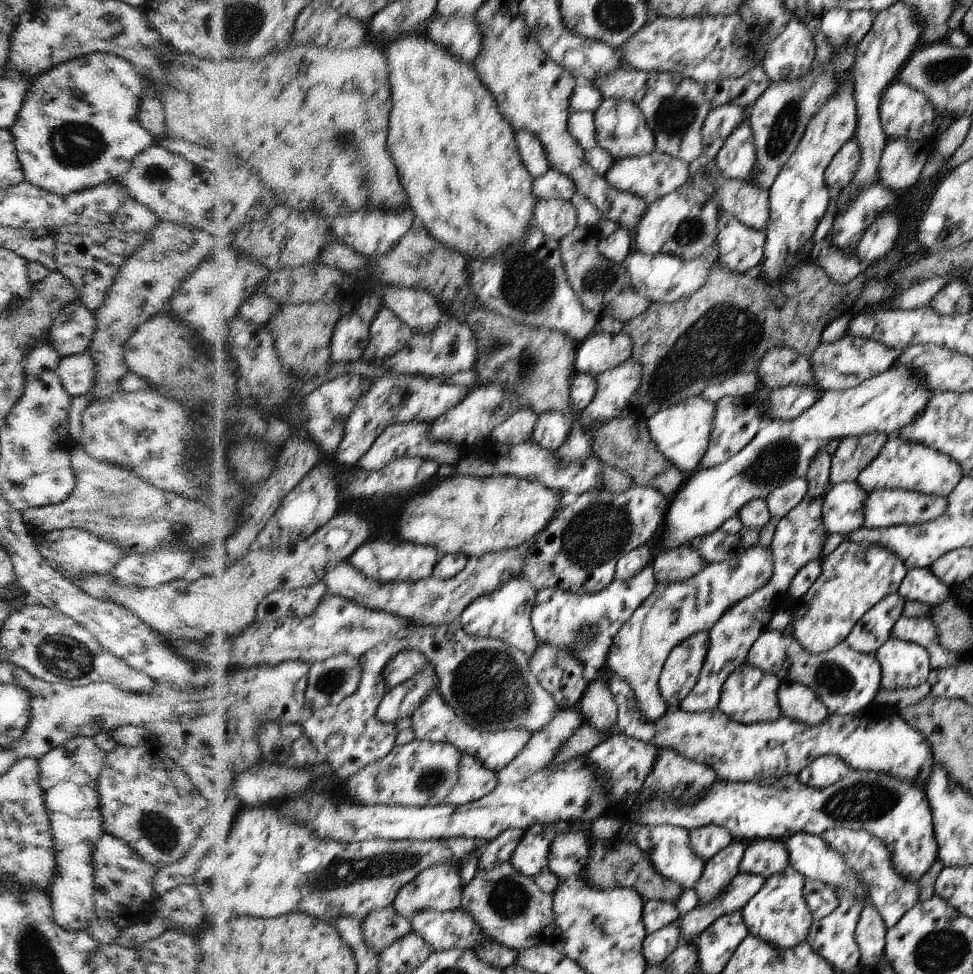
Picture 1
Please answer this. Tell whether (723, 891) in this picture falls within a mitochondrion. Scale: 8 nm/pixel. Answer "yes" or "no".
no

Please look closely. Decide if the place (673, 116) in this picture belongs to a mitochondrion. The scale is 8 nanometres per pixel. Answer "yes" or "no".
yes

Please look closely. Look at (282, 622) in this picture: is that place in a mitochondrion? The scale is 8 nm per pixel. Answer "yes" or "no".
no

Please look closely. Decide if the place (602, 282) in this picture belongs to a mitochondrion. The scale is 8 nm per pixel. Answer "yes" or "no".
yes

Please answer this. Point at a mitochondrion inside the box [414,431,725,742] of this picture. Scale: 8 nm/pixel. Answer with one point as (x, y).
(489, 686)

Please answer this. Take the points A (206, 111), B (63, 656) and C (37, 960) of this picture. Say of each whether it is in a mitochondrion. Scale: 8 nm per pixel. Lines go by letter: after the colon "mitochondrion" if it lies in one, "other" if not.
A: other
B: mitochondrion
C: mitochondrion

